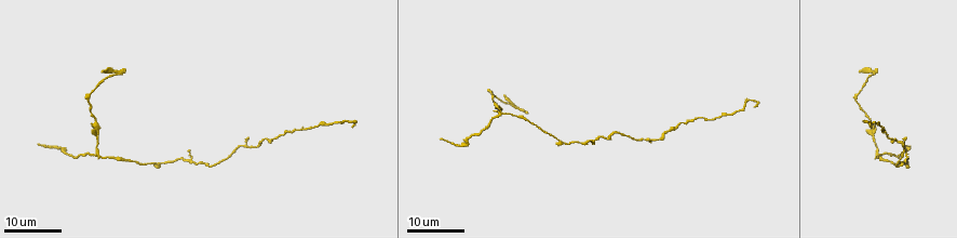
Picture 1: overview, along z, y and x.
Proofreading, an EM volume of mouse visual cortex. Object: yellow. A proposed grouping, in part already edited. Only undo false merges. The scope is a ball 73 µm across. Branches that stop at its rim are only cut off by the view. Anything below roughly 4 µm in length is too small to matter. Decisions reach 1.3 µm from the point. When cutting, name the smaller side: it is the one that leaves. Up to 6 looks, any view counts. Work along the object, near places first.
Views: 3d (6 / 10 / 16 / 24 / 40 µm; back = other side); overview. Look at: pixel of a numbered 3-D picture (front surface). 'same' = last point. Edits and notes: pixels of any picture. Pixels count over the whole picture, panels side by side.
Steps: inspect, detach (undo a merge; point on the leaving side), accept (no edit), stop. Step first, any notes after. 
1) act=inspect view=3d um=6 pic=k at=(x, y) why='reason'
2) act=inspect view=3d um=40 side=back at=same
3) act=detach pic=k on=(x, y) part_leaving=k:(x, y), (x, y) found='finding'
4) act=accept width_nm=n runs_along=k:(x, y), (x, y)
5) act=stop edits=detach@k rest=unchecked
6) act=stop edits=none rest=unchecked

act=inspect view=3d um=16 pic=1 at=(683, 123) why='narrows sharply'

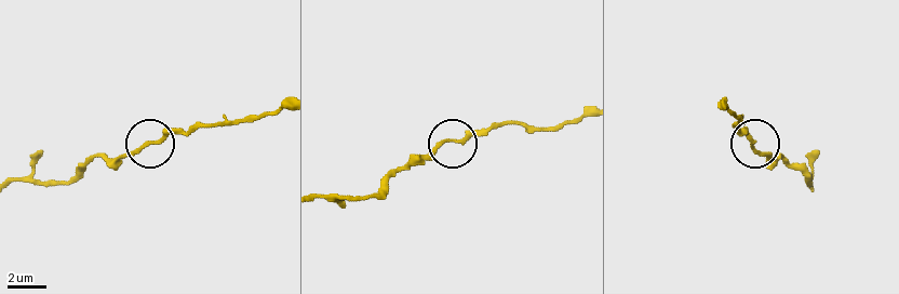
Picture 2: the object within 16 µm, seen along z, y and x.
act=inspect view=3d um=10 pic=2 at=(448, 138)

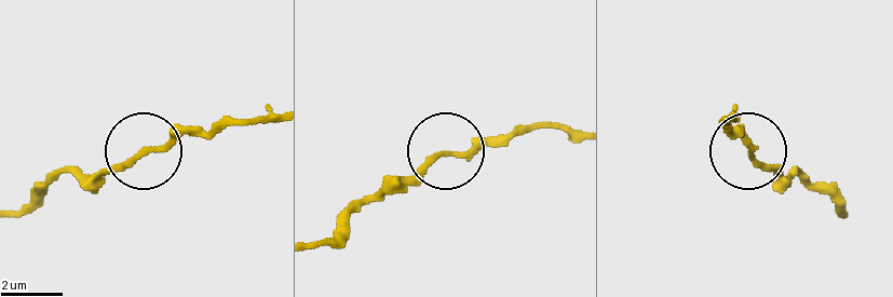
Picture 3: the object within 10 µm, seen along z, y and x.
act=accept runs_along=3:(320, 244), (443, 153), (533, 129) found='all the same neuron'

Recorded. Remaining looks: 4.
act=inspect view=3d um=16 pic=1 at=(582, 142)

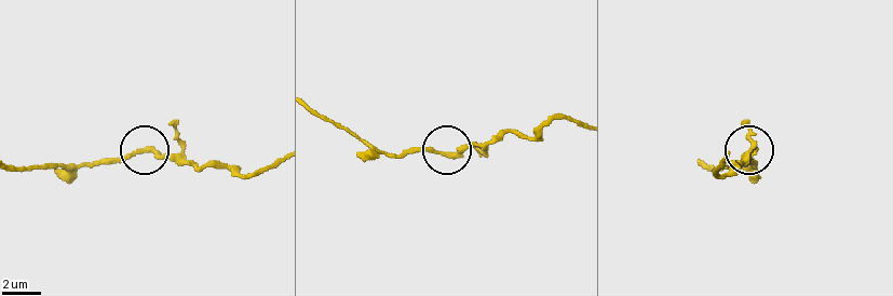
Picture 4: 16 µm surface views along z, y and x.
act=inspect view=3d um=6 pic=4 at=(450, 156)

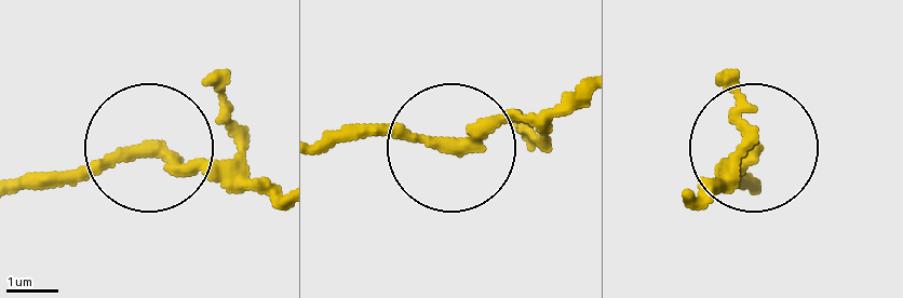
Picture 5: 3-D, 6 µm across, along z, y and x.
act=accept side_arm_um=40 runs_along=5:(448, 139), (332, 135) found='continuous, no second neuron'

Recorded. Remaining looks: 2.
act=inspect view=3d um=16 pic=1 at=(497, 116) why='four or more arms meet'

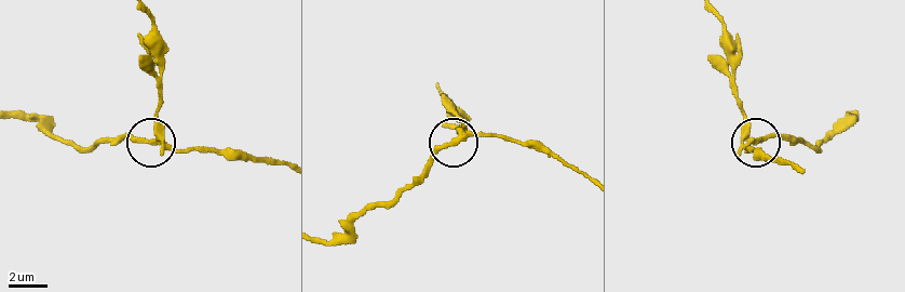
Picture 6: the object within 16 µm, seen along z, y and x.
act=inspect view=3d um=6 pic=6 at=(458, 140)

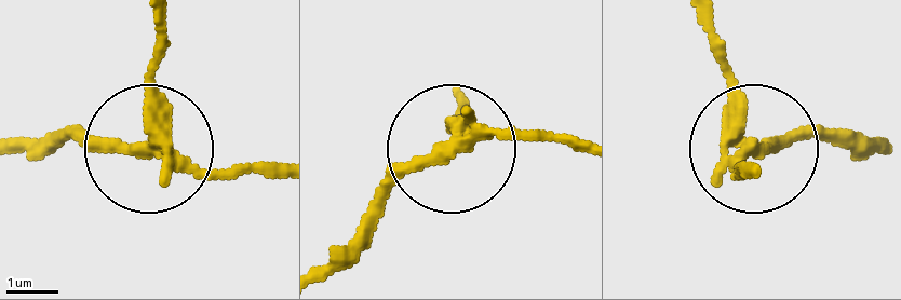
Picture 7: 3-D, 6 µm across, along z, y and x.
act=detach pic=7 on=(150, 74) width_nm=310 found='a second neuron is stuck on'

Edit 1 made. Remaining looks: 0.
act=stop edits=detach@7 rest=unchecked

